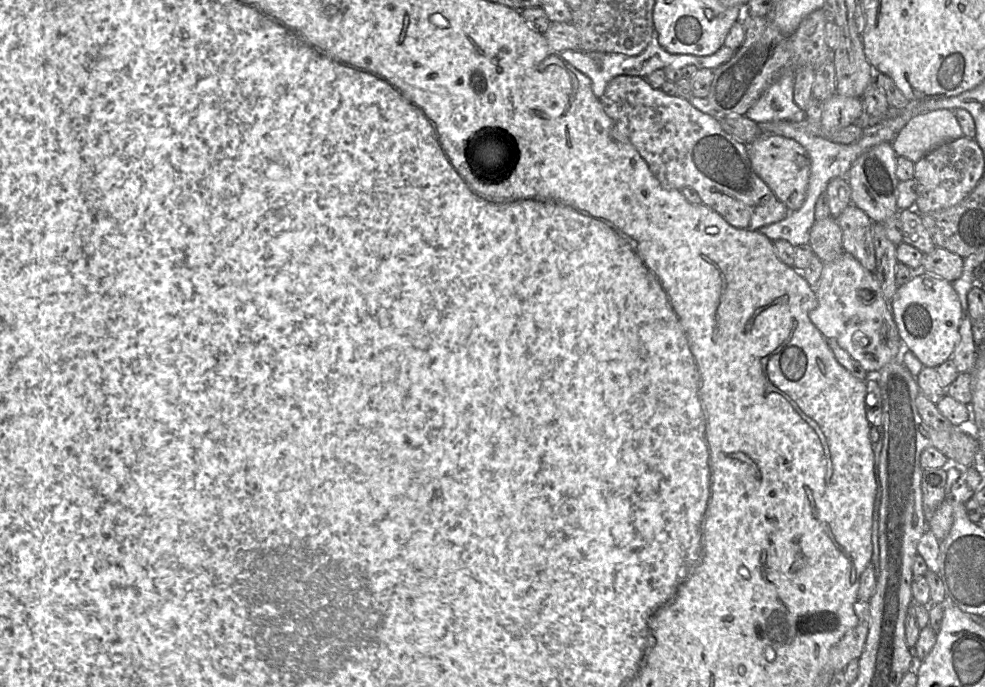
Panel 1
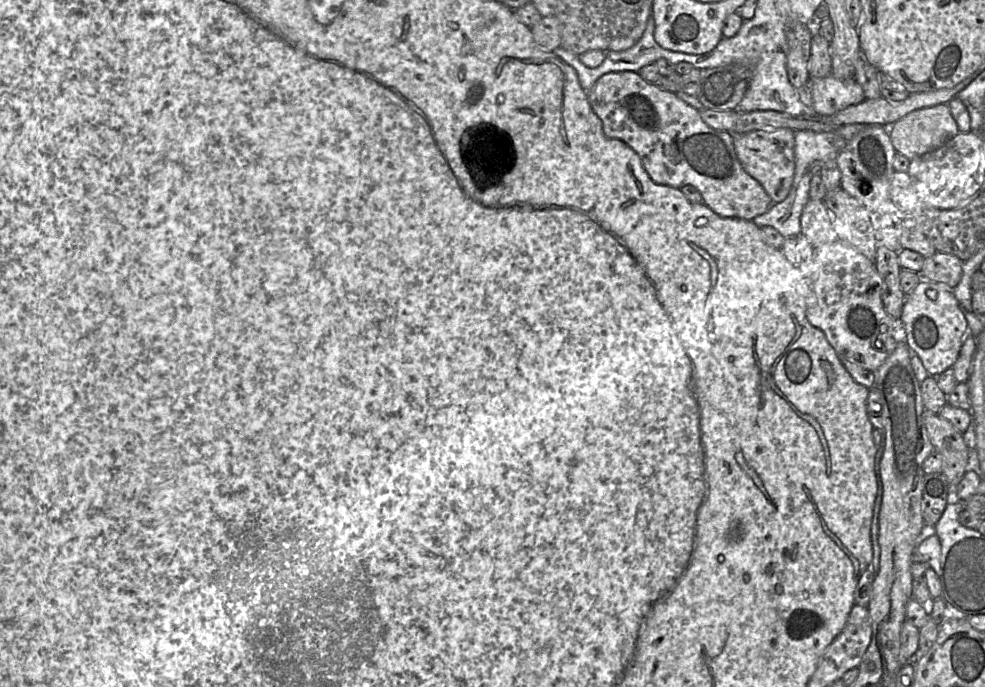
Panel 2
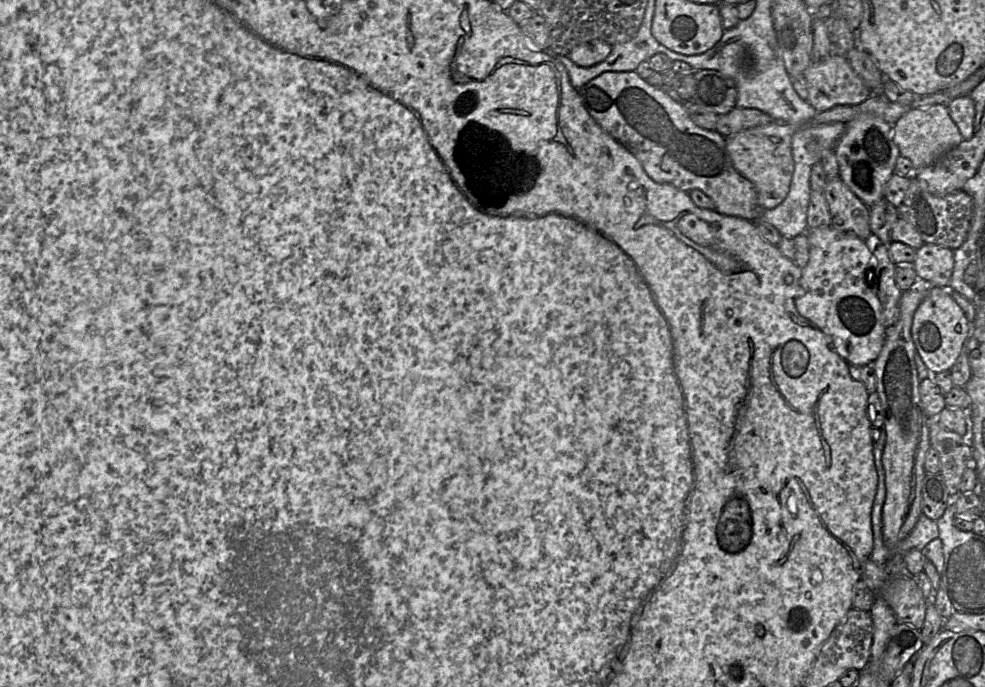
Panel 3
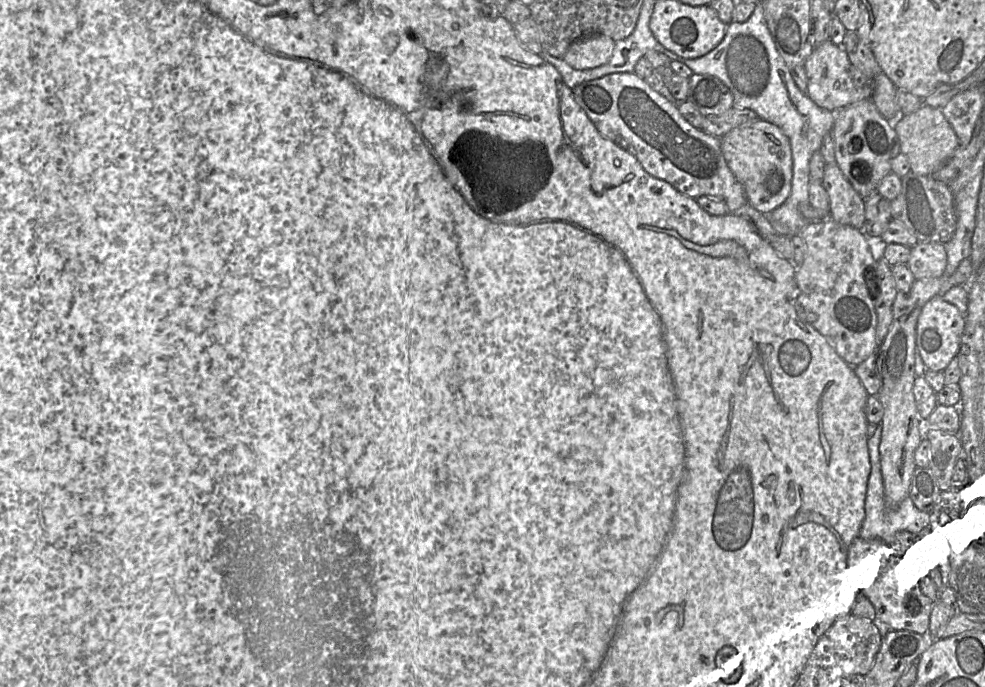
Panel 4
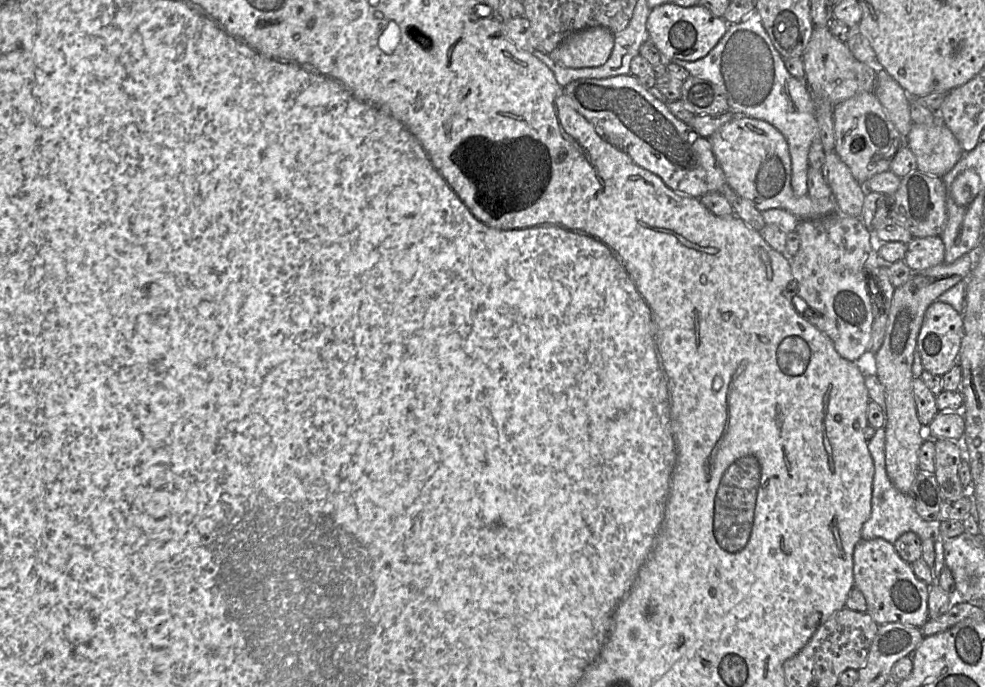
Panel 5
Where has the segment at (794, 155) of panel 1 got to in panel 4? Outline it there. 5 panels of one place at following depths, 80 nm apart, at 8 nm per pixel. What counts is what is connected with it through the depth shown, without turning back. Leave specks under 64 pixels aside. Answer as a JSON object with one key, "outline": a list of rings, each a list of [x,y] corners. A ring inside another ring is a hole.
{"outline":[[[757,119],[733,128],[721,140],[724,159],[739,183],[742,184],[748,203],[763,214],[769,214],[781,206],[791,193],[792,152],[789,138],[775,124]]]}

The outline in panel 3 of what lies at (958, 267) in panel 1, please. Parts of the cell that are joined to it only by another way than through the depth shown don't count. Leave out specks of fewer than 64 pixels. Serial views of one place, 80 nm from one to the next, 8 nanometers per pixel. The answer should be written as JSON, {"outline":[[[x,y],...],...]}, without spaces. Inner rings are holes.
{"outline":[[[925,243],[916,250],[913,269],[922,284],[949,288],[954,269],[953,250],[944,246]]]}

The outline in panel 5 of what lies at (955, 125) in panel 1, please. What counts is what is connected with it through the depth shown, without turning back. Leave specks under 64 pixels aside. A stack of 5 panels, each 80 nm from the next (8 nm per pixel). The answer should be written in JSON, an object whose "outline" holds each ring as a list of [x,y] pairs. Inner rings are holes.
{"outline":[[[940,120],[932,125],[913,124],[904,144],[915,155],[917,170],[936,177],[949,172],[964,153],[956,137]]]}

